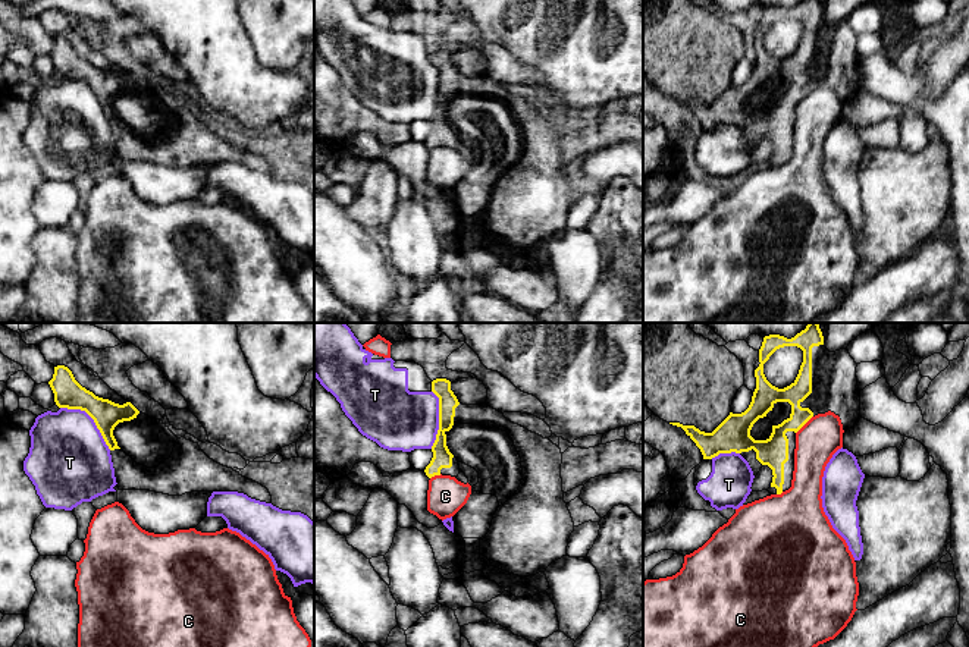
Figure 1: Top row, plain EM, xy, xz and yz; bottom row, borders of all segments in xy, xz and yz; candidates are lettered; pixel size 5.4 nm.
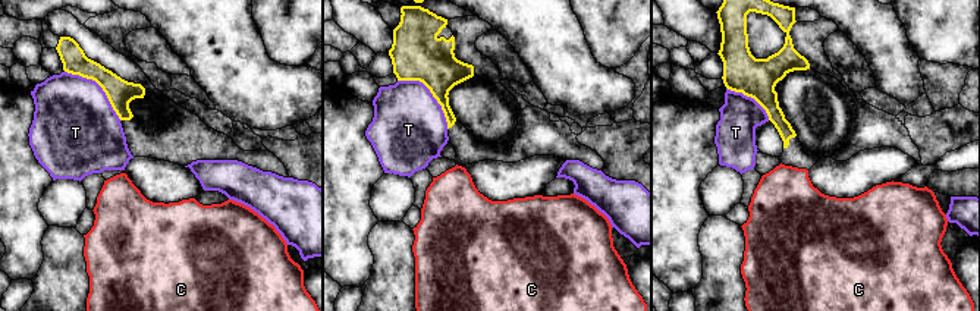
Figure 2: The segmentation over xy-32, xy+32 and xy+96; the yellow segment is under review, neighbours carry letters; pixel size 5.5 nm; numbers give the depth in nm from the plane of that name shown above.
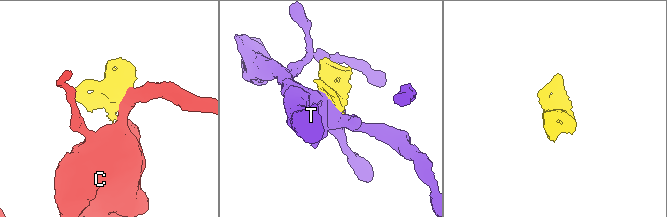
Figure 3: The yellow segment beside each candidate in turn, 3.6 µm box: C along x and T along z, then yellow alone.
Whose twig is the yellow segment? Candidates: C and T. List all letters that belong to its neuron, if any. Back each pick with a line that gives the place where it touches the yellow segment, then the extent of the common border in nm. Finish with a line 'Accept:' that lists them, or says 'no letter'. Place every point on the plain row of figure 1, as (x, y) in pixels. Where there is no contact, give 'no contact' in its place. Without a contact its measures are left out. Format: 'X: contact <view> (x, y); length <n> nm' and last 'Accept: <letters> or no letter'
Accept: no letter

